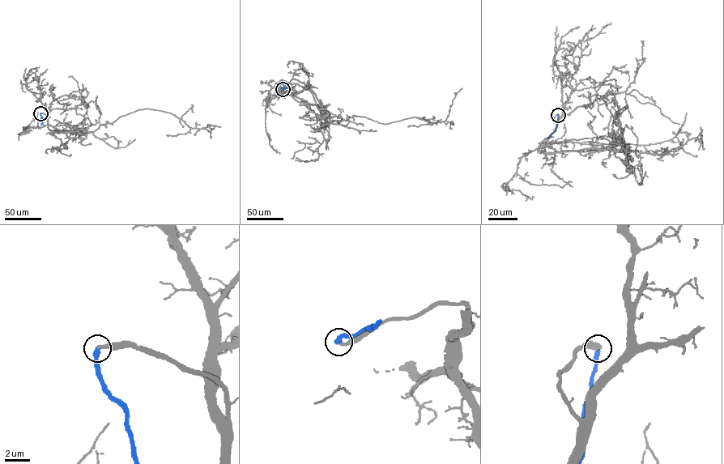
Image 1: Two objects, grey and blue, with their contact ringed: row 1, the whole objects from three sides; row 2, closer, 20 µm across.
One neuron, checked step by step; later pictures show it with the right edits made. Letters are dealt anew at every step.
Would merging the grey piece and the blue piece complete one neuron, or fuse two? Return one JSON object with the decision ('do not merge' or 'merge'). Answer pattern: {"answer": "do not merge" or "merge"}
{"answer": "merge"}

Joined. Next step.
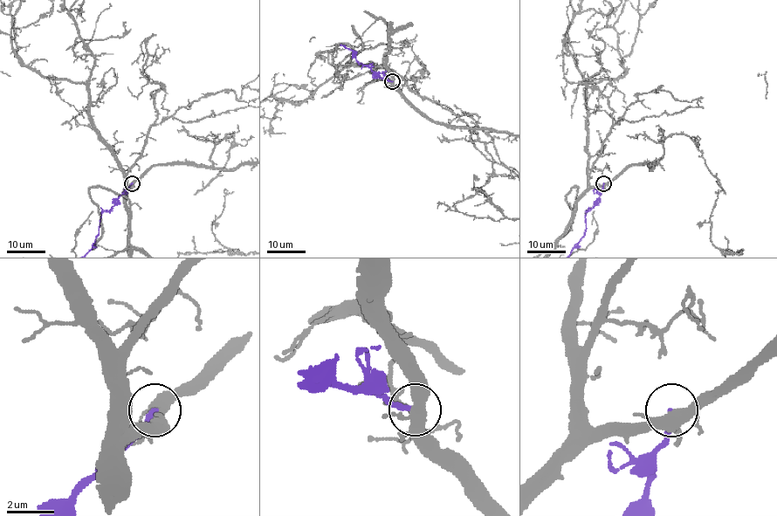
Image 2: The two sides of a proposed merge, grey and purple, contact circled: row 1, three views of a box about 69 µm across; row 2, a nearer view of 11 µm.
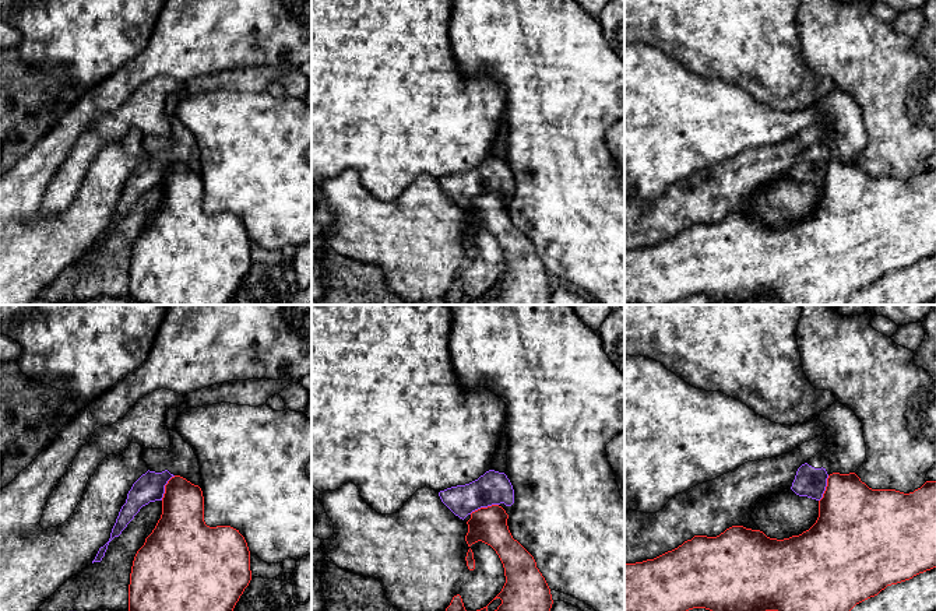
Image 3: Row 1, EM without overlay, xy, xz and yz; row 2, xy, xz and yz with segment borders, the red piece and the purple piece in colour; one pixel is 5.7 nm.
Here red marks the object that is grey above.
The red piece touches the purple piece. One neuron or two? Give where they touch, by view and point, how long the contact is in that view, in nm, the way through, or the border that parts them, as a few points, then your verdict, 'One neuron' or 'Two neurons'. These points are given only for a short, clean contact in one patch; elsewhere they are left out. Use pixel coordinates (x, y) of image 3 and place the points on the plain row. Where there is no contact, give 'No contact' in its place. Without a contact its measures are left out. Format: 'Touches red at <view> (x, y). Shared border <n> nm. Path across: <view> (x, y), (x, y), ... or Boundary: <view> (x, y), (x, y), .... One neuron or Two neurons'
Touches red at xz (484, 195). Shared border 180 nm. Boundary: xz (498, 190), (481, 193), (470, 200). Two neurons

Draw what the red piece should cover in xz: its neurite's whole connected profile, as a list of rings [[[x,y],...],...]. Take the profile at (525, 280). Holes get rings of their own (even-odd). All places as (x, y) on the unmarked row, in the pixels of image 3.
[[[499,192],[481,194],[471,200],[465,222],[468,233],[482,228],[499,242],[506,270],[493,287],[500,285],[502,291],[490,301],[488,292],[467,298],[461,282],[457,281],[441,305],[550,305],[550,275],[534,243],[513,225],[507,206],[509,201]]]

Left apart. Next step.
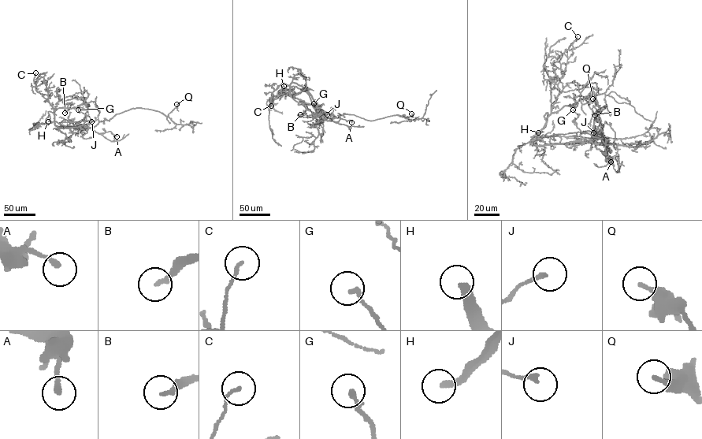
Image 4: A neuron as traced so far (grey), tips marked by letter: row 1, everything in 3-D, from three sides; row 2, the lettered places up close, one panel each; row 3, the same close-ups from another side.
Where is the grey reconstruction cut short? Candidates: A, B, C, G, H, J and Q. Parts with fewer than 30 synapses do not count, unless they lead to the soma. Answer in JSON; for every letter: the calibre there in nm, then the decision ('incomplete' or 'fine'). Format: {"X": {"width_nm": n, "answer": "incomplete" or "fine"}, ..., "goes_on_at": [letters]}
{"A": {"width_nm": 240, "answer": "fine"}, "B": {"width_nm": 200, "answer": "fine"}, "C": {"width_nm": 140, "answer": "fine"}, "G": {"width_nm": 170, "answer": "fine"}, "H": {"width_nm": 340, "answer": "incomplete"}, "J": {"width_nm": 190, "answer": "fine"}, "Q": {"width_nm": 260, "answer": "fine"}, "goes_on_at": ["H"]}

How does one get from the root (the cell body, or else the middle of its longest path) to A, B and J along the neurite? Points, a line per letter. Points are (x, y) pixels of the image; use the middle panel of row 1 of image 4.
A: (327, 120), (336, 122), (342, 118), (351, 122)
B: (327, 120), (334, 116), (319, 111), (308, 103), (303, 102), (306, 109), (300, 114)
J: (327, 120), (334, 118), (325, 118), (323, 115), (327, 114)

